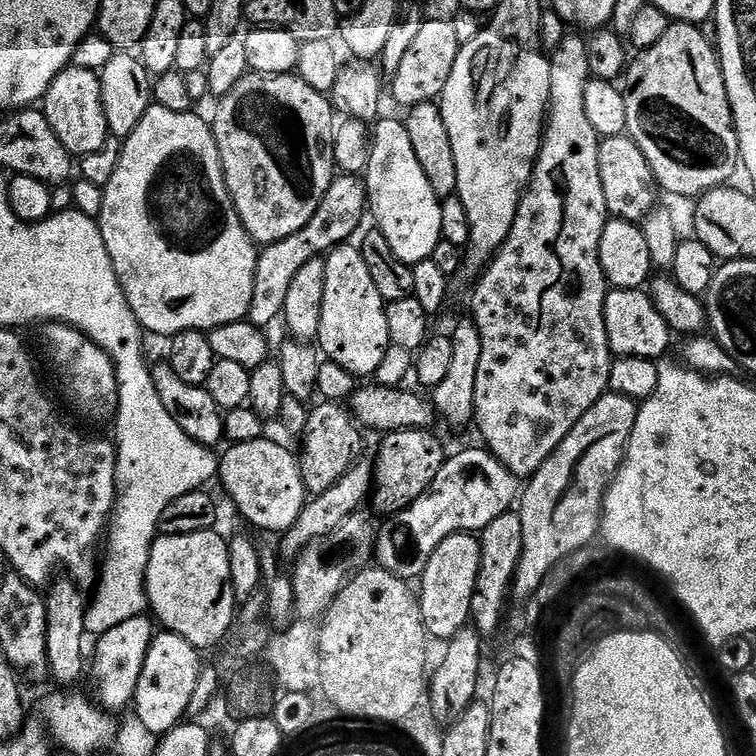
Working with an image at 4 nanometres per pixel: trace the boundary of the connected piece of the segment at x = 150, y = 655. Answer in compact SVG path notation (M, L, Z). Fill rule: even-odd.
M164 630L152 640L141 670L134 699L134 712L154 736L163 736L181 723L202 669L199 649L180 635Z

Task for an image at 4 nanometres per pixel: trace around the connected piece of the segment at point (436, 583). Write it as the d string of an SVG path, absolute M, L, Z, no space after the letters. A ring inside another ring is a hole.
M473 533L450 535L427 557L420 592L418 588L418 599L424 631L429 637L449 640L457 628L469 619L468 607L478 581L481 559L481 541Z

